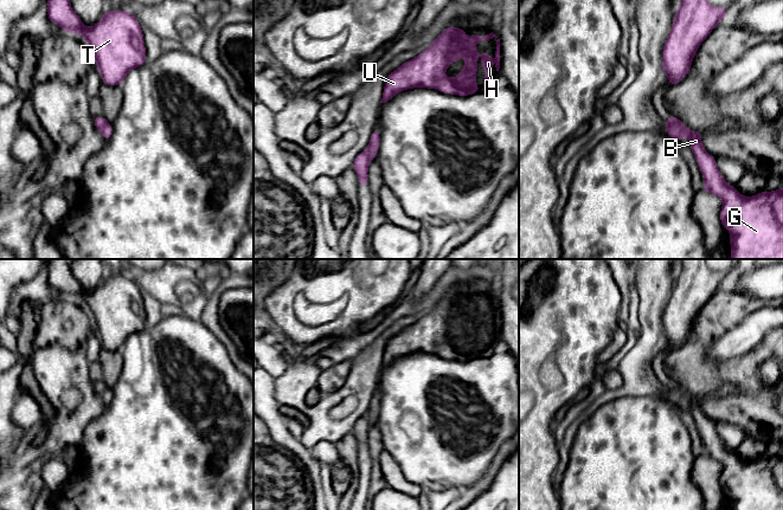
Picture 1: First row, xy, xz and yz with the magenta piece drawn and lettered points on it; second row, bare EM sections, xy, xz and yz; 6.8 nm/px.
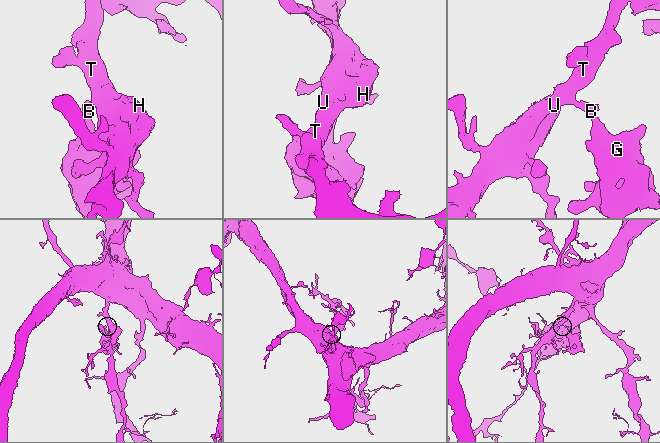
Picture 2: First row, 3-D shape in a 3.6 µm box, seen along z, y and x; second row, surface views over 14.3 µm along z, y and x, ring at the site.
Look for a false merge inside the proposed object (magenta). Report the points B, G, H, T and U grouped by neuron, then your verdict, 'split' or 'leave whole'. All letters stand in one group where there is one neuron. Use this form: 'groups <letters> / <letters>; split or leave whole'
groups B G / H T U; split

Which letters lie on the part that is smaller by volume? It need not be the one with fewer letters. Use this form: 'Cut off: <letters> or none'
Cut off: B, G

